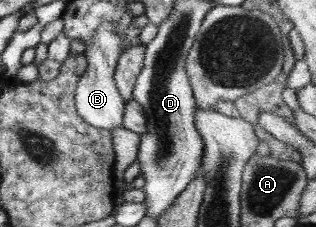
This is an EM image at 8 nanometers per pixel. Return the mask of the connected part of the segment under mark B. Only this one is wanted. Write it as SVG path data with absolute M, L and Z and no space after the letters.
M103 21L95 31L94 37L86 44L84 54L87 66L74 93L75 108L86 123L98 129L112 131L122 127L125 101L115 87L115 69L123 49L123 37L111 21Z

